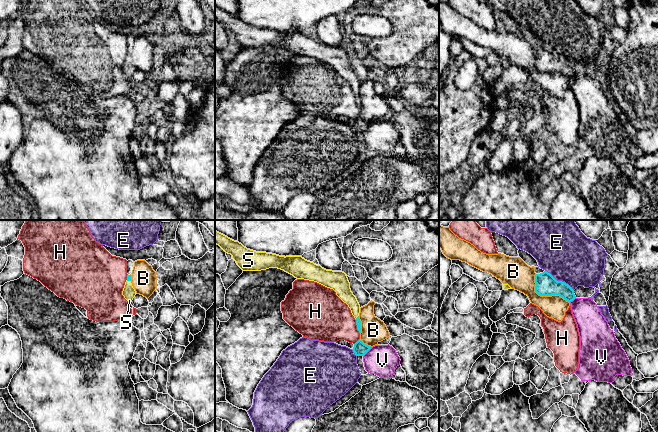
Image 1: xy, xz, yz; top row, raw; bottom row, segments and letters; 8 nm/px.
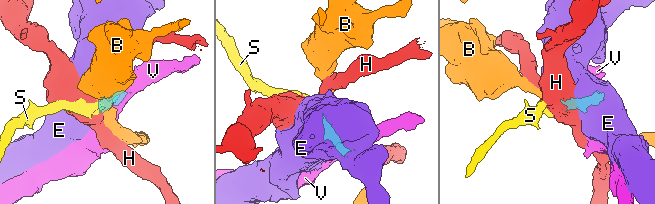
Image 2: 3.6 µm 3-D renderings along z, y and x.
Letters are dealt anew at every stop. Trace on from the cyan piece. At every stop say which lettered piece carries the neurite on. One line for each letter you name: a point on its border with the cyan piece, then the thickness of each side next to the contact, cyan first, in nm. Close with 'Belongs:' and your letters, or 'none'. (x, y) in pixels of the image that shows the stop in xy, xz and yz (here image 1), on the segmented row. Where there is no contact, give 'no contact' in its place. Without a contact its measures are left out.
S: xz (357, 317) | 50/120 nm
Belongs: S

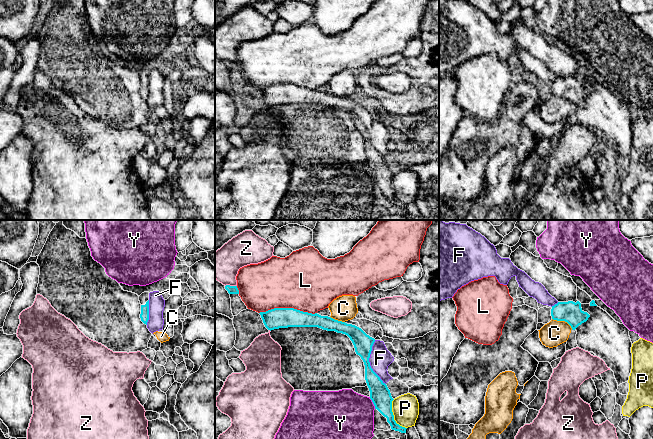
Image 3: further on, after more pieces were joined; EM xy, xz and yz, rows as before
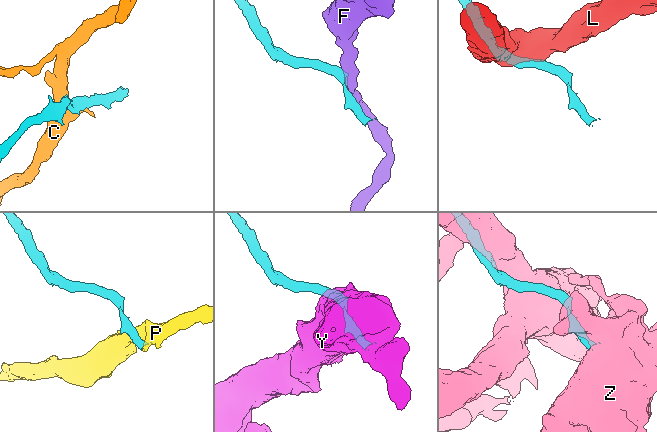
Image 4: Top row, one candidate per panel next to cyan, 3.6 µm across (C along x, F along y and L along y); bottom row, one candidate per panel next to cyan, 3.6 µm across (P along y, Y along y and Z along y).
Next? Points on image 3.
Belongs: none

